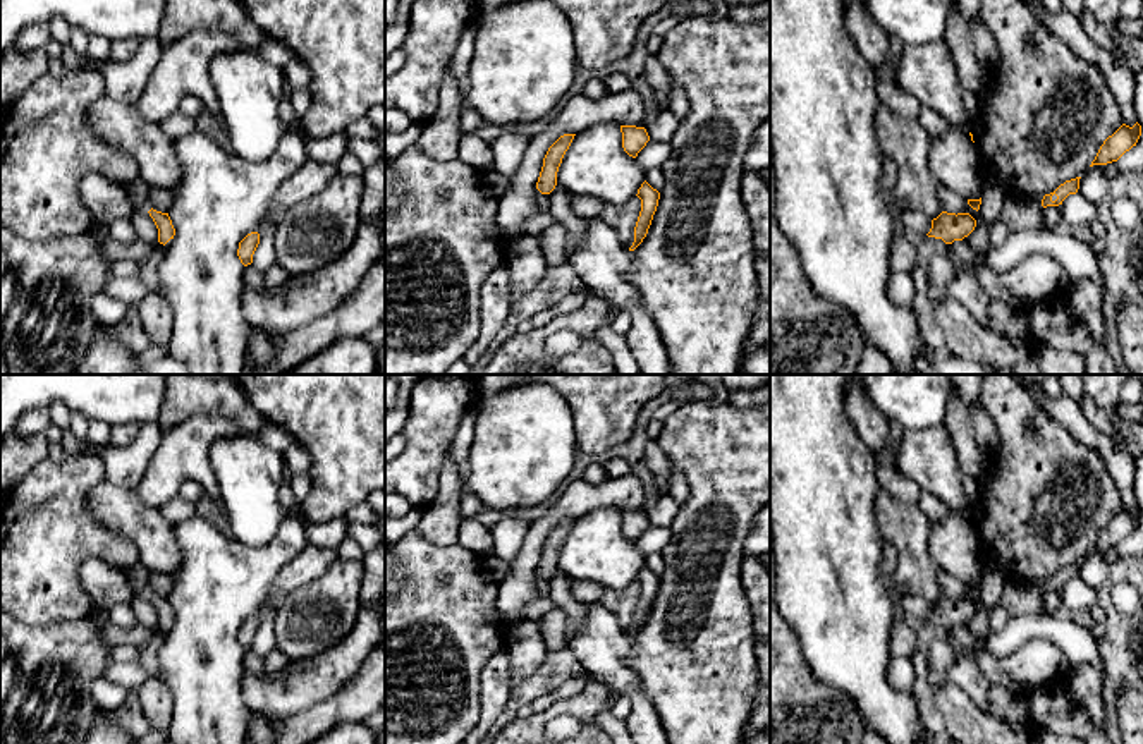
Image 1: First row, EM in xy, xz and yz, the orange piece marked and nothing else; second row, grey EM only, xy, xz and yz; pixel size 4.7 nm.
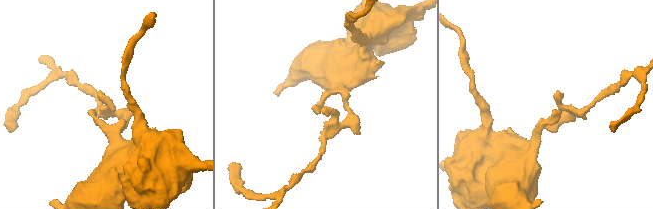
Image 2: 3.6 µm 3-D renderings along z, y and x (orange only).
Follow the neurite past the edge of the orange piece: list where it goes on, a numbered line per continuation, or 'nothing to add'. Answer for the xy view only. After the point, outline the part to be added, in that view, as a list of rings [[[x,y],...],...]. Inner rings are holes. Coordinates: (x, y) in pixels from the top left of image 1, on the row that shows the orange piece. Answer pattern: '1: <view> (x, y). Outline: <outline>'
nothing to add

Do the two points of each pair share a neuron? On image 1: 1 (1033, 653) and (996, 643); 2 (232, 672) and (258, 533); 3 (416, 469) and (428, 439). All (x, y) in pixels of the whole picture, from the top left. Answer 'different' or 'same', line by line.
1: different
2: different
3: same

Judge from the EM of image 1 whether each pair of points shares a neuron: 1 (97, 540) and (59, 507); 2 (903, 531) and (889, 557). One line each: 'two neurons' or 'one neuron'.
1: one neuron
2: two neurons

